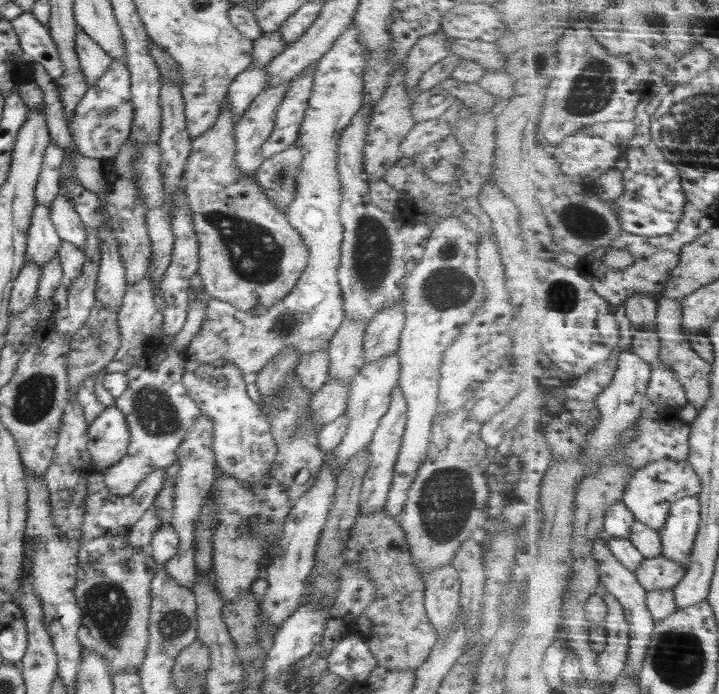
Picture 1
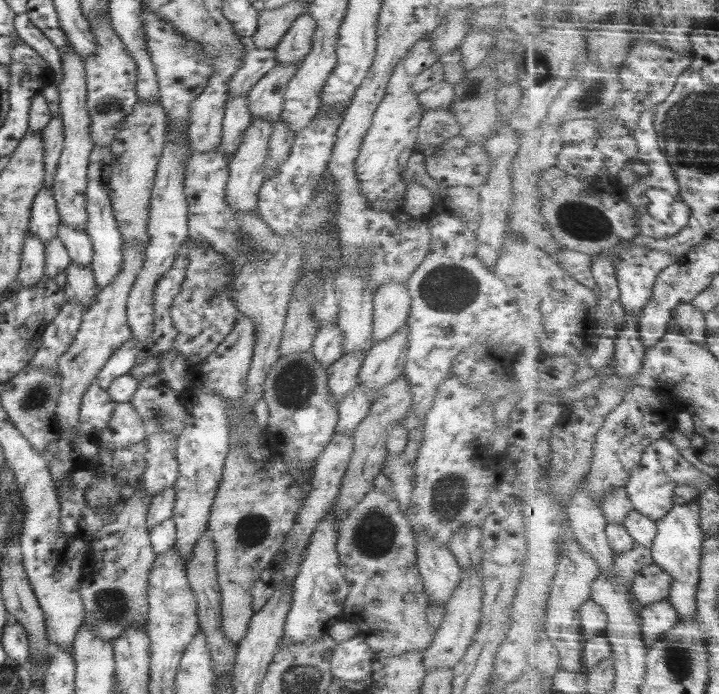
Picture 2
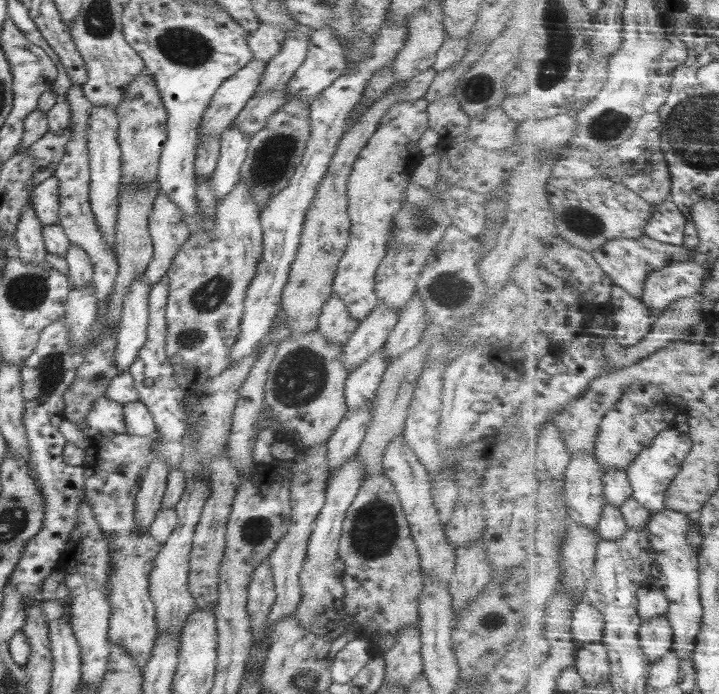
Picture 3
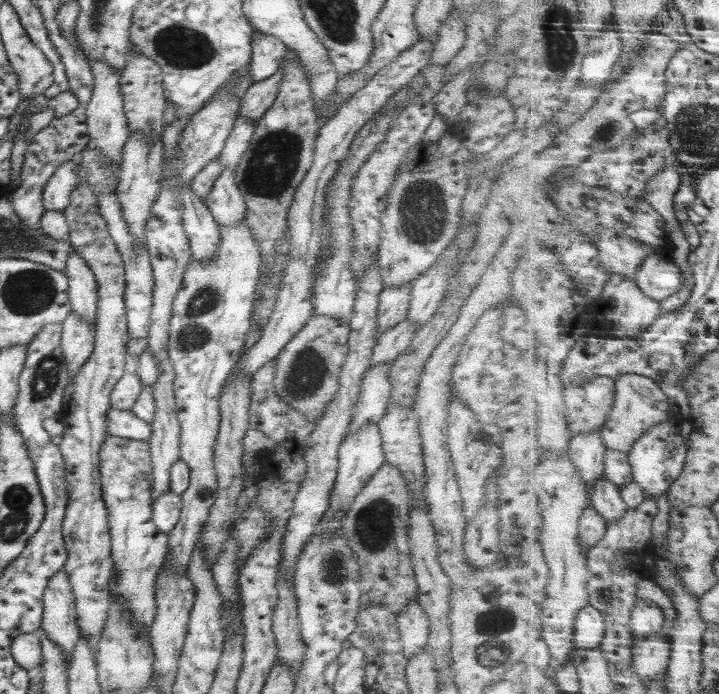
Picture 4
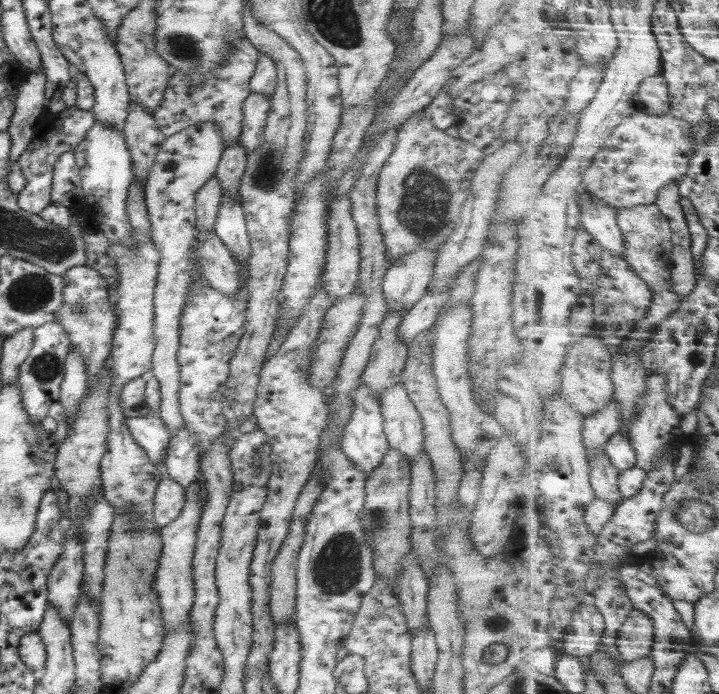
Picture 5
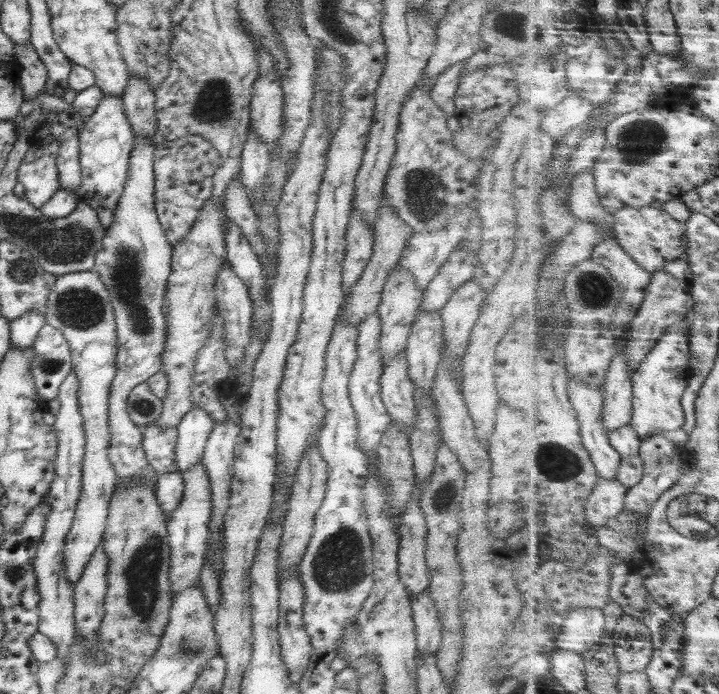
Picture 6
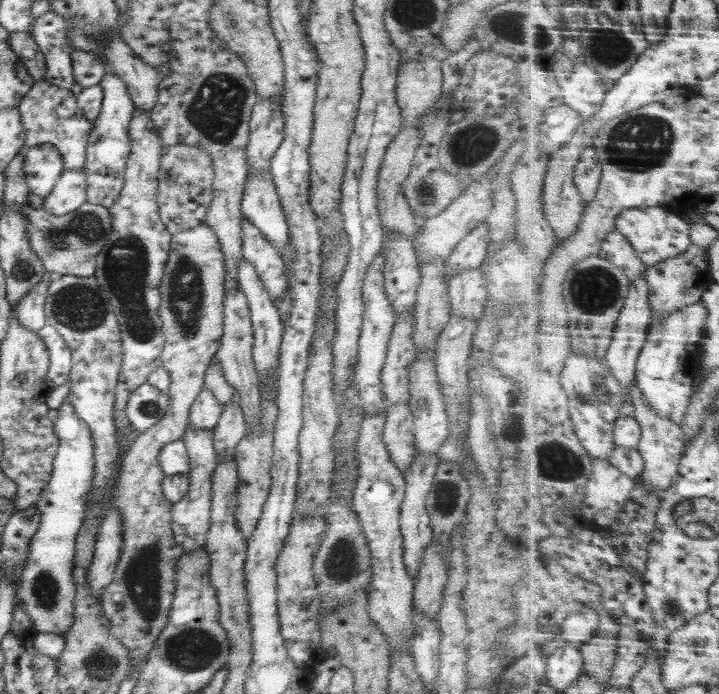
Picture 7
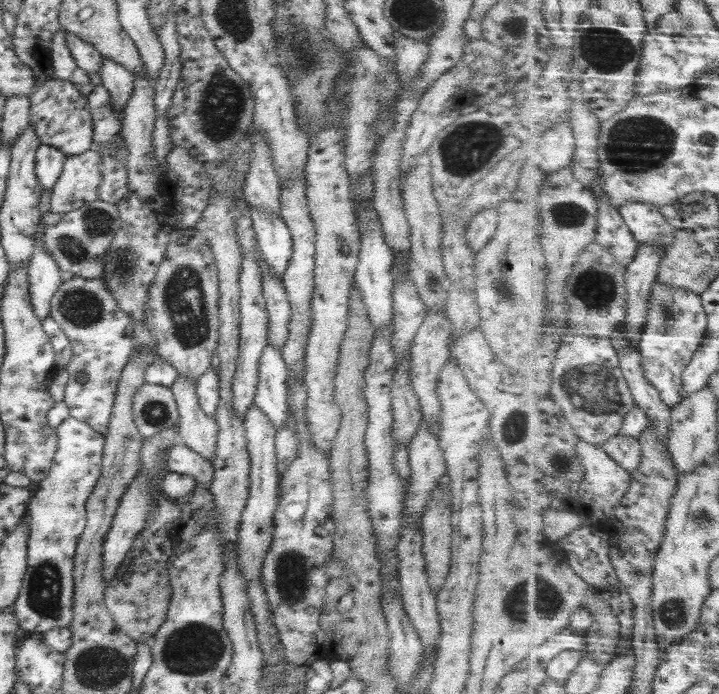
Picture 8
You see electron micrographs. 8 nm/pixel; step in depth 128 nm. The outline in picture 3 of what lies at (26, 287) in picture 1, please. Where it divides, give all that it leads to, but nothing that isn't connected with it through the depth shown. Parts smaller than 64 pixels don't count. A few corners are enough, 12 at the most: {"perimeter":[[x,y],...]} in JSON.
{"perimeter":[[33,206],[24,207],[13,236],[18,258],[42,263],[43,228]]}

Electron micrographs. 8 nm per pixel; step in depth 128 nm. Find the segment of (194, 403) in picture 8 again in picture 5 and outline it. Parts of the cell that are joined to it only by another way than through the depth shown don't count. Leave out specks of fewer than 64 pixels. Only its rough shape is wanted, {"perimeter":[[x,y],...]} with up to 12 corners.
{"perimeter":[[186,489],[178,518],[161,528],[154,591],[166,634],[188,623],[192,559],[203,498]]}

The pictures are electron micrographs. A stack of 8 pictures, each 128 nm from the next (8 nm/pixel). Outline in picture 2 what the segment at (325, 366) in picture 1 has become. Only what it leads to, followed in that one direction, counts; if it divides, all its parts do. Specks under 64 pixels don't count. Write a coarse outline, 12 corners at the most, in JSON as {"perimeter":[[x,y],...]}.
{"perimeter":[[337,322],[320,326],[310,350],[321,368],[344,354]]}

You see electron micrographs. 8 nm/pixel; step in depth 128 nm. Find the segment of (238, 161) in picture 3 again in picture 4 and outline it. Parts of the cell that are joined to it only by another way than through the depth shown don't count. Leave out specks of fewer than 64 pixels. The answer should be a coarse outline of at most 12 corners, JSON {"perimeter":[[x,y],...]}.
{"perimeter":[[232,170],[205,202],[216,222],[235,227],[247,211]]}

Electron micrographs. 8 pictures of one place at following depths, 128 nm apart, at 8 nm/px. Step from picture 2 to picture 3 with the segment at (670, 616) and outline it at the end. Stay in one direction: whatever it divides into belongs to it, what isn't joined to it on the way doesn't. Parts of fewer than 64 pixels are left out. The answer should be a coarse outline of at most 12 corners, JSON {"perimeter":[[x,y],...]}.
{"perimeter":[[668,616],[643,622],[640,644],[652,664],[675,646]]}

